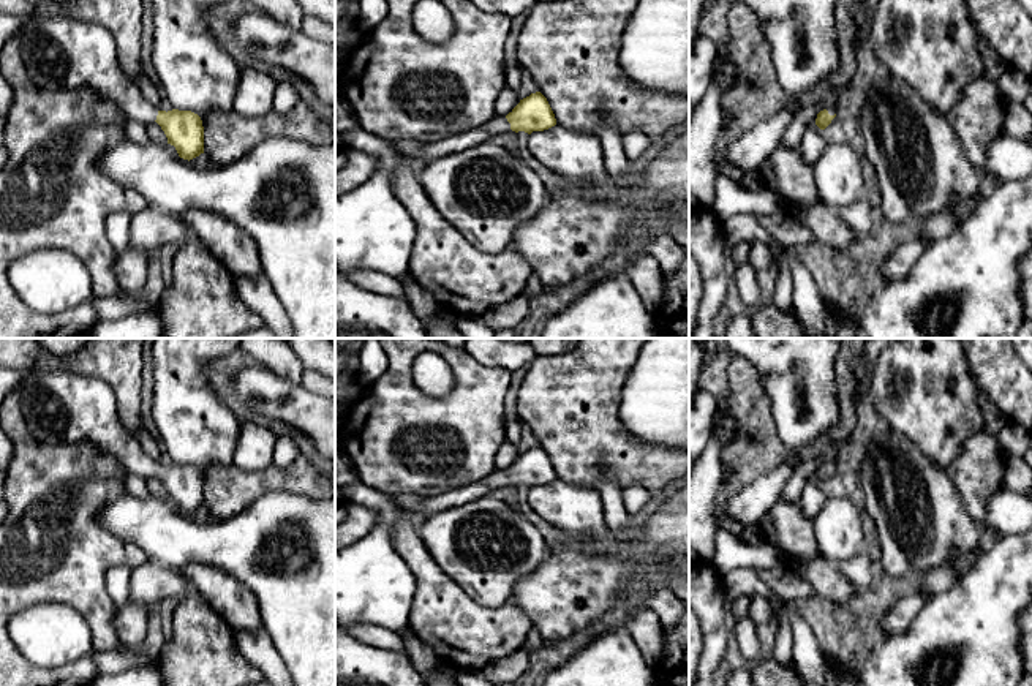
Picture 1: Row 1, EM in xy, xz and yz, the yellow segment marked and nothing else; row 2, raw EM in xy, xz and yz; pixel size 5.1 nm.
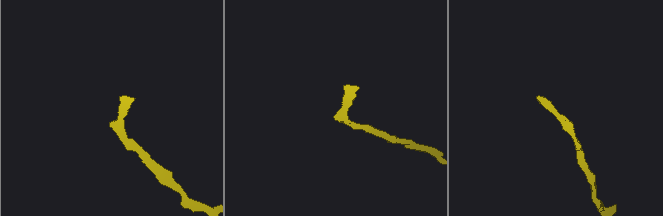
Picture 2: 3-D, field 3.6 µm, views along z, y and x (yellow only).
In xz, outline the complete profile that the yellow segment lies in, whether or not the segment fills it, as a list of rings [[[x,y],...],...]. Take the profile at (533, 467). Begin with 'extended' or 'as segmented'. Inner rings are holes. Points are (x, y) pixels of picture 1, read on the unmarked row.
extended; [[[536,446],[520,454],[506,471],[495,468],[484,481],[492,490],[496,490],[509,484],[531,488],[533,485],[544,485],[555,479],[556,473],[547,452],[540,446]]]

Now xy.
extended; [[[65,368],[27,371],[21,378],[21,409],[35,438],[47,444],[93,444],[122,462],[130,473],[144,479],[156,476],[180,512],[190,515],[204,507],[201,471],[191,465],[166,466],[150,458],[123,427],[109,383]]]

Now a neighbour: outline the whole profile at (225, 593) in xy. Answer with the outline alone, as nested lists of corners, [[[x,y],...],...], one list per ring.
[[[190,564],[179,572],[234,631],[254,631],[261,628],[258,601],[251,590],[223,569],[209,564]]]

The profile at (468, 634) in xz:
[[[400,515],[392,525],[392,544],[416,577],[411,602],[409,629],[425,643],[433,645],[449,664],[482,669],[523,648],[533,628],[525,612],[512,601],[499,607],[485,607],[473,601],[433,560],[422,544],[417,523]]]

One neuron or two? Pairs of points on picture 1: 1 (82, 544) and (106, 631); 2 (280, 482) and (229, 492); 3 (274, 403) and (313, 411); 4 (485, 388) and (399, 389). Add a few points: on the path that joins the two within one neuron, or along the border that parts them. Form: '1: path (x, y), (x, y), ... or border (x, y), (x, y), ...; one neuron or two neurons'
1: path (82, 566), (82, 587), (98, 609); one neuron
2: path (267, 482), (242, 487); one neuron
3: path (283, 403), (304, 411); one neuron
4: path (463, 408), (421, 408); one neuron

